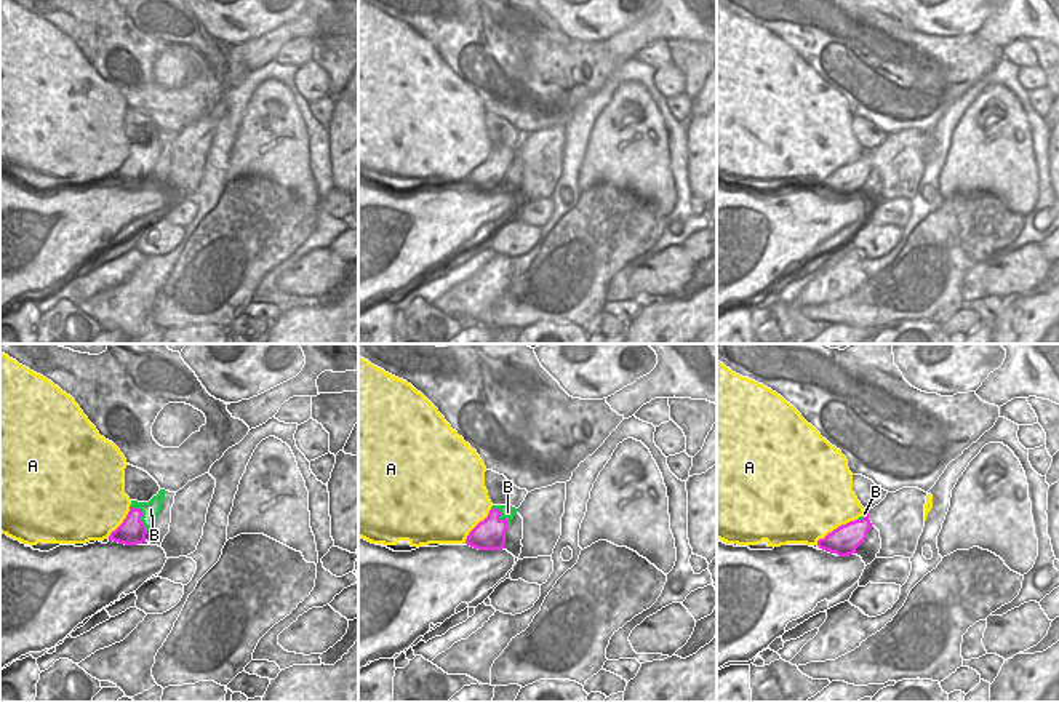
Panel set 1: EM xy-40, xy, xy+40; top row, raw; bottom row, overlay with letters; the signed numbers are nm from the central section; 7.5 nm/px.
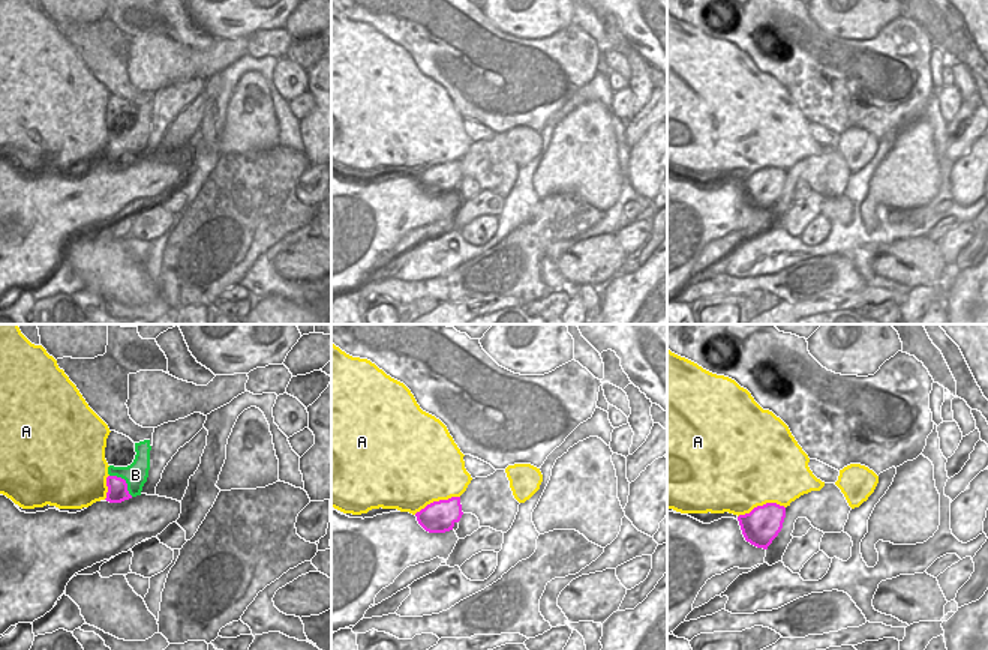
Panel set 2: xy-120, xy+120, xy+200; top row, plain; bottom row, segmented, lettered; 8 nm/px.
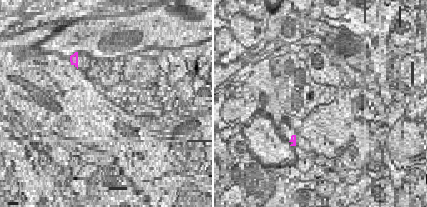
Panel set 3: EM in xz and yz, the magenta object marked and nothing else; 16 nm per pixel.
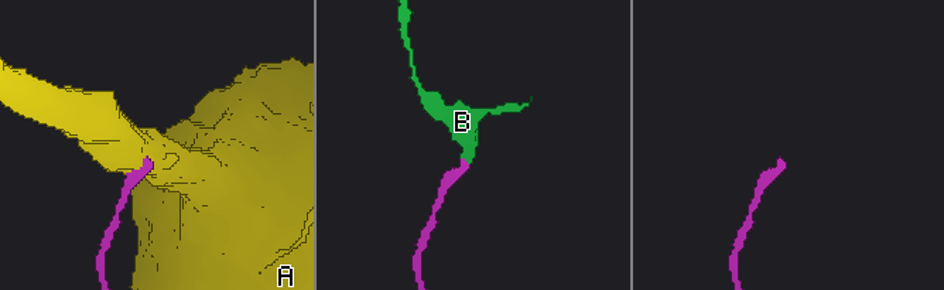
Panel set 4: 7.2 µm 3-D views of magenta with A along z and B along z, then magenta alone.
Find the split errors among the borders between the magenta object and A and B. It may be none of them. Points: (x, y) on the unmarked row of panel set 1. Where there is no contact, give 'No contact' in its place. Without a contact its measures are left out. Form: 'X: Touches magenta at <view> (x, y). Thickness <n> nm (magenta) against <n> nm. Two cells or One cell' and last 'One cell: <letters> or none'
A: Touches magenta at xy+40 (837, 170). Thickness 220 nm (magenta) against 500 nm. Two cells
B: Touches magenta at xy (499, 157). Thickness 240 nm (magenta) against 100 nm. One cell
One cell: B

